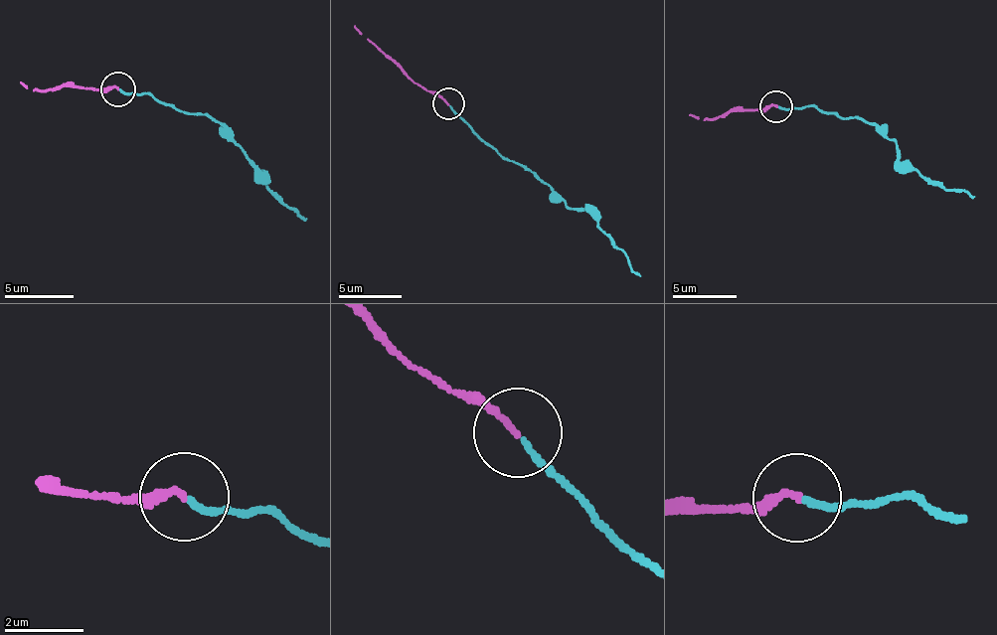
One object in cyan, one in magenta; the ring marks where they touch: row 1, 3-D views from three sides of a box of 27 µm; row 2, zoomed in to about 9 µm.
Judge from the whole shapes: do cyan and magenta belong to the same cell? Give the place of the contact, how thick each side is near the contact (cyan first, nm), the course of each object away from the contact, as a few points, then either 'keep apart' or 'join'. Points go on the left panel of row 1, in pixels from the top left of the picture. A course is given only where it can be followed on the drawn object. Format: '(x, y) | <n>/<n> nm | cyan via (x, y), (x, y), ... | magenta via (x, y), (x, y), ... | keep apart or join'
(118, 88) | 140/170 nm | cyan via (118, 89), (150, 92), (180, 112), (216, 118), (289, 209), (307, 218) | magenta via (118, 89), (28, 89), (22, 81) | join

